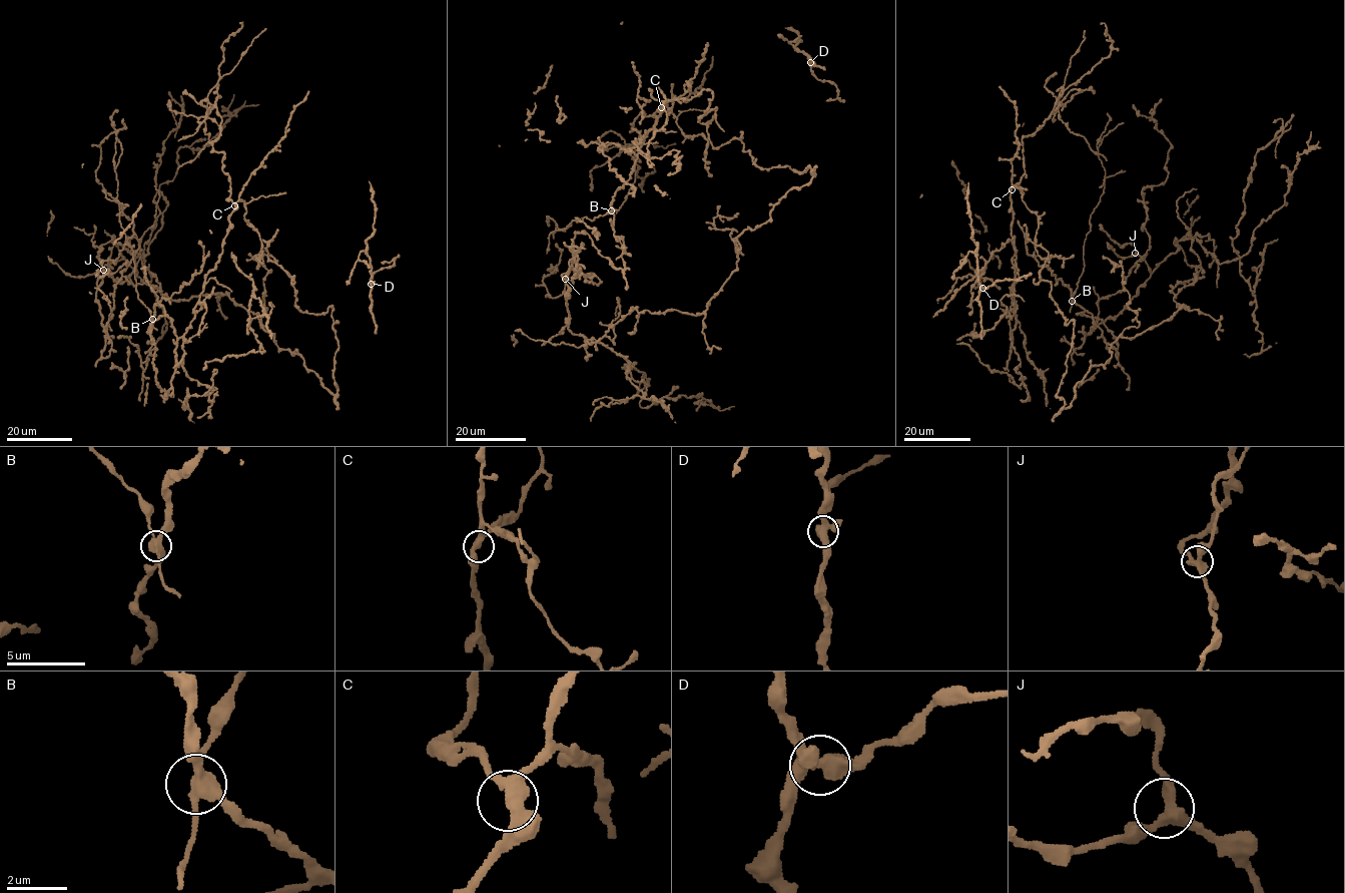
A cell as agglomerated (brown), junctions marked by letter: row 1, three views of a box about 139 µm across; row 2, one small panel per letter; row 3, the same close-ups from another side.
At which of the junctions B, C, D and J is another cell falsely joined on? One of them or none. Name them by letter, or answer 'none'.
B

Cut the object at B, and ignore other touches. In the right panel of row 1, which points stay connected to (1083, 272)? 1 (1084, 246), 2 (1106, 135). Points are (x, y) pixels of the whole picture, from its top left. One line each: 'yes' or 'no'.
1: yes
2: yes

